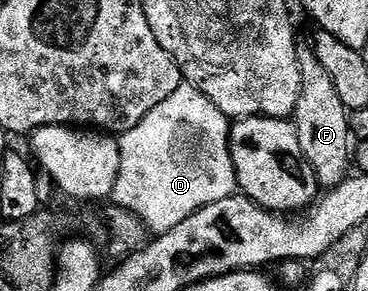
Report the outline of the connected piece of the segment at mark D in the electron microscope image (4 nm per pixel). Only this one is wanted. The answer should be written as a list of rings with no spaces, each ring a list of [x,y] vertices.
[[[190,83],[179,85],[177,91],[173,91],[173,95],[169,95],[169,99],[165,99],[165,103],[153,107],[153,111],[149,111],[149,115],[145,115],[145,119],[141,119],[141,123],[137,123],[137,127],[133,127],[128,133],[122,134],[118,138],[118,143],[121,151],[121,167],[117,171],[117,183],[113,187],[111,197],[114,204],[121,206],[122,209],[129,210],[133,215],[137,215],[143,220],[143,224],[152,234],[158,235],[177,227],[177,223],[185,223],[185,219],[189,219],[189,215],[193,215],[201,207],[209,207],[209,203],[221,203],[221,199],[236,196],[237,182],[233,159],[231,158],[231,125],[229,124],[229,118],[196,85]]]

